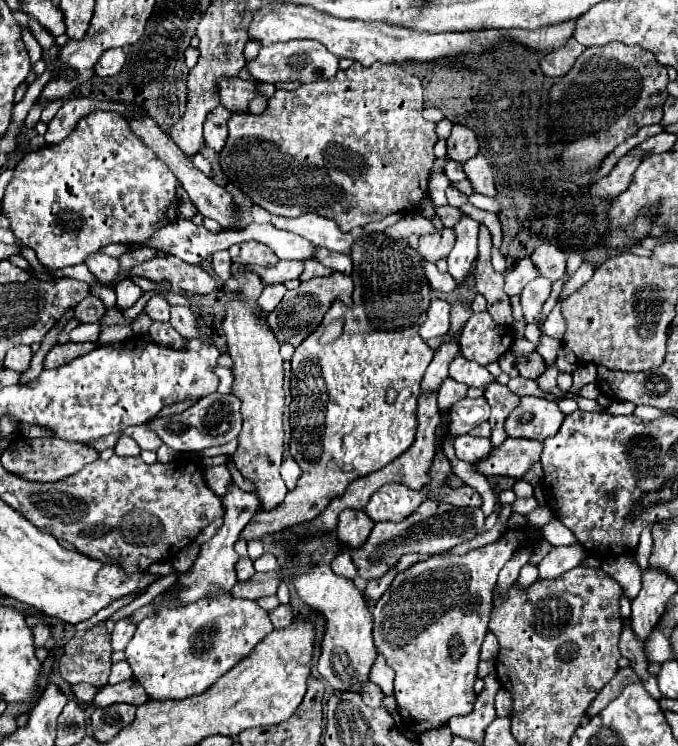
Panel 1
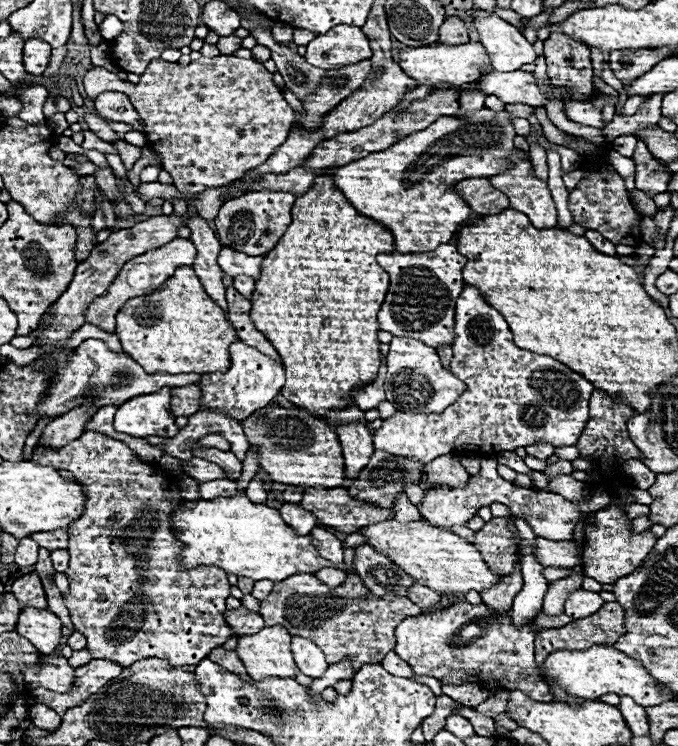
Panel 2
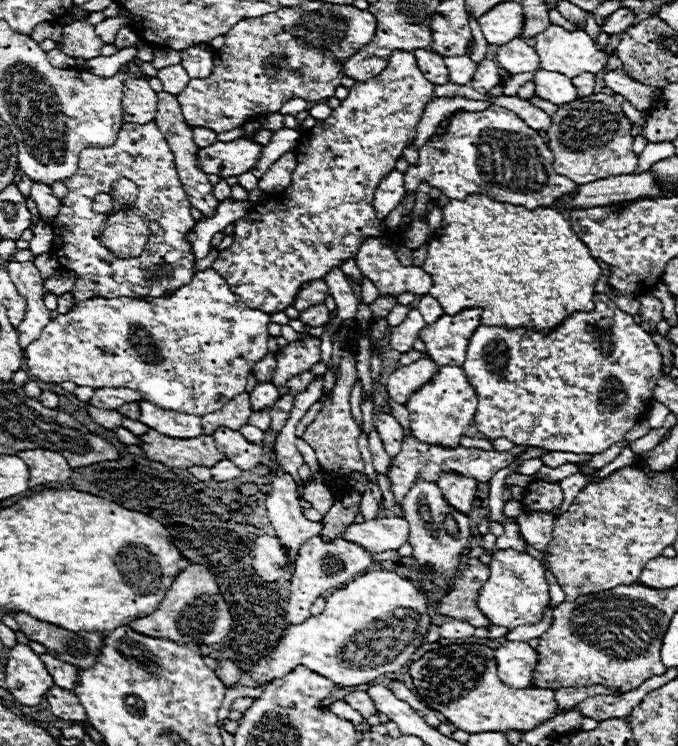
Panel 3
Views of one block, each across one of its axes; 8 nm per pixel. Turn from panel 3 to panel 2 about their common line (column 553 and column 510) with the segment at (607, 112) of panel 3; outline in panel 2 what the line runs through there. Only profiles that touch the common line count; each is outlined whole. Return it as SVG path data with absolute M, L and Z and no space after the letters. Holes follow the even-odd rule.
M482 108L480 112L466 116L466 120L458 120L456 116L436 120L426 130L402 138L388 150L372 152L370 156L364 156L340 168L330 168L330 176L334 186L352 202L352 206L362 216L386 224L386 228L394 236L394 248L398 252L430 252L440 244L448 244L458 226L472 216L470 206L456 192L452 192L454 184L464 178L486 178L494 176L494 172L504 172L510 166L506 164L506 156L510 152L526 156L522 150L514 148L514 136L516 132L512 128L512 116L508 112L494 114L492 110Z

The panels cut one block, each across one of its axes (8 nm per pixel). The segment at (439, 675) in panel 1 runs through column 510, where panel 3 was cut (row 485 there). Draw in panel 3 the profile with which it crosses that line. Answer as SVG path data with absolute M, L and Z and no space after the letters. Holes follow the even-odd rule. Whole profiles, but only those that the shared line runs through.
M538 480L526 486L524 498L520 500L524 512L554 512L562 504L562 490L556 482Z

